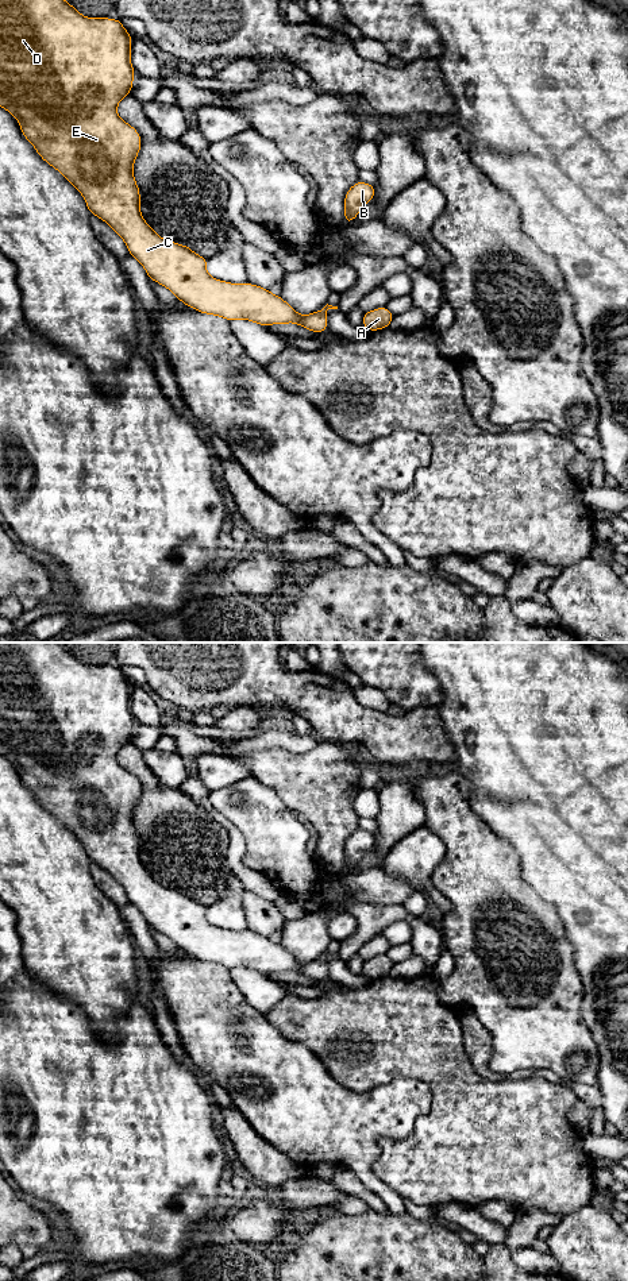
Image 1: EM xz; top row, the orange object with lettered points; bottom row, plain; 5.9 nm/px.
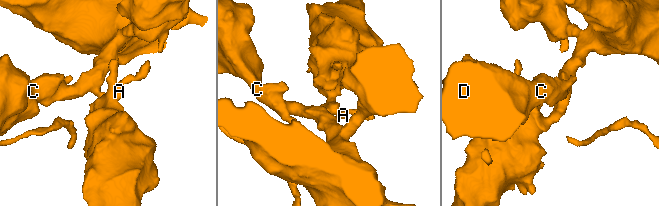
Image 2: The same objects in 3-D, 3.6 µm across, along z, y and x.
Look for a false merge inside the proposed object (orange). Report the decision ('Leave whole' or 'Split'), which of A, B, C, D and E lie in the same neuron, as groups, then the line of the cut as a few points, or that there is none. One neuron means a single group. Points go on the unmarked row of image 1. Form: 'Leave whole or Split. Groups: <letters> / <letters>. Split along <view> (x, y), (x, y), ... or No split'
Leave whole. Groups: A B C D E. No split

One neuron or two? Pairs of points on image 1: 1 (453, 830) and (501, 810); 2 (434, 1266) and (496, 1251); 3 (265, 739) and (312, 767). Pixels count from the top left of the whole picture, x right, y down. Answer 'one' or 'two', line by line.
1: two
2: two
3: two

